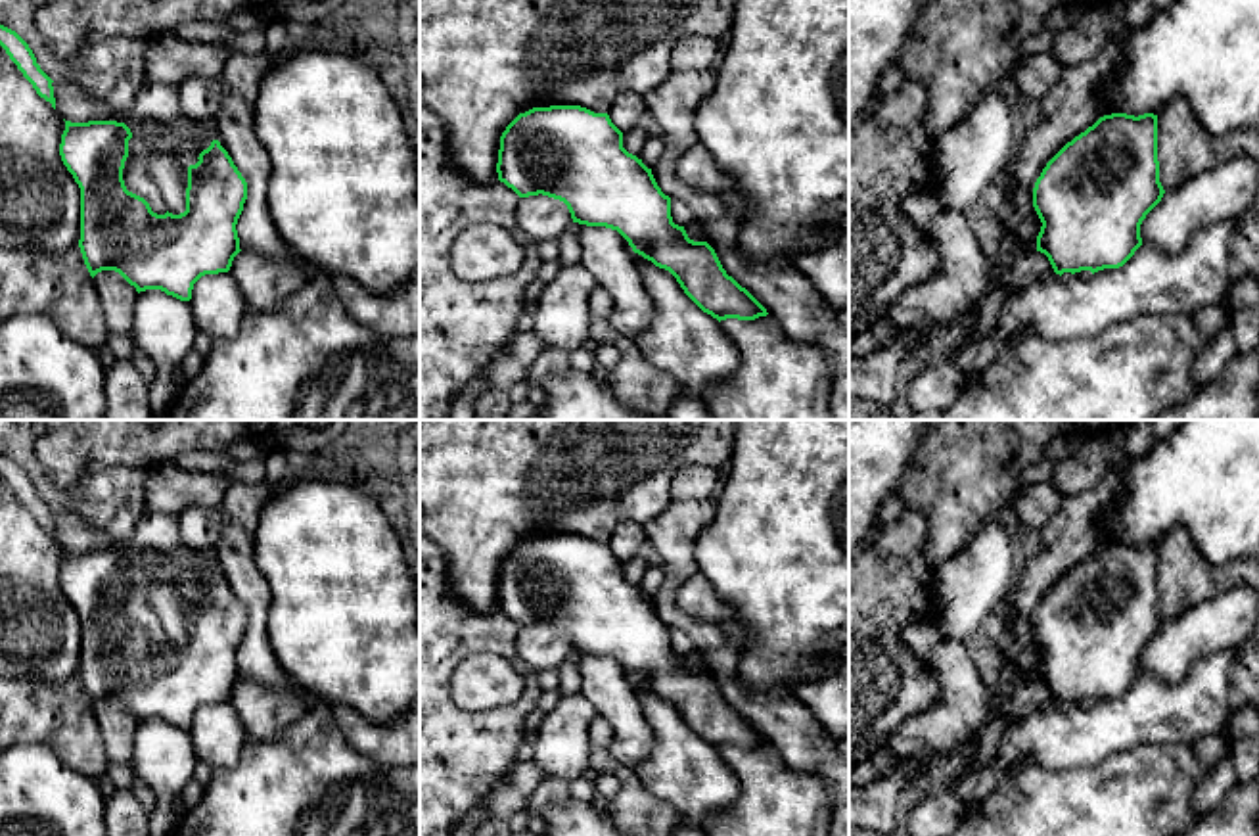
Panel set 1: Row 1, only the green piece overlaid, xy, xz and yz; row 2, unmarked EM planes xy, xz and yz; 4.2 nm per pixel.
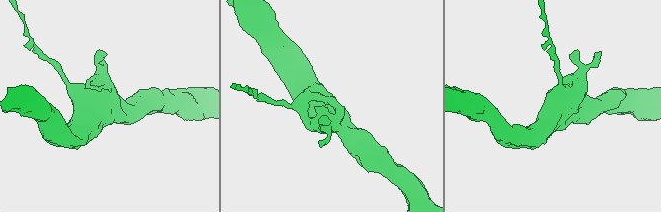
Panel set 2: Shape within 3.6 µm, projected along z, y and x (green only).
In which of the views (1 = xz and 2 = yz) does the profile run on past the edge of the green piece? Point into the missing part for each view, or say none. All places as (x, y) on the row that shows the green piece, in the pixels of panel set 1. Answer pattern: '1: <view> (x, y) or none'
1: none
2: none

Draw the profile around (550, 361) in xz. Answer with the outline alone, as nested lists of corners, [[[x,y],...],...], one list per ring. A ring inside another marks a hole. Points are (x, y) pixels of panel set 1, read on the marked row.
[[[546,347],[531,364],[525,383],[537,387],[542,378],[563,372],[565,368],[569,368],[569,351]]]

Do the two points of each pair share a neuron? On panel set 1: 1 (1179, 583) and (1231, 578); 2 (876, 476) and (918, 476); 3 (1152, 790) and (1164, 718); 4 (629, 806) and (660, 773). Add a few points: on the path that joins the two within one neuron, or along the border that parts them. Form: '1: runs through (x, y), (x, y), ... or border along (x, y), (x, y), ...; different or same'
1: runs through (1192, 580), (1217, 578); same
2: border along (920, 440), (892, 493); different
3: border along (1190, 743), (1137, 744), (1116, 752); different
4: border along (633, 769), (646, 789), (681, 815); different

